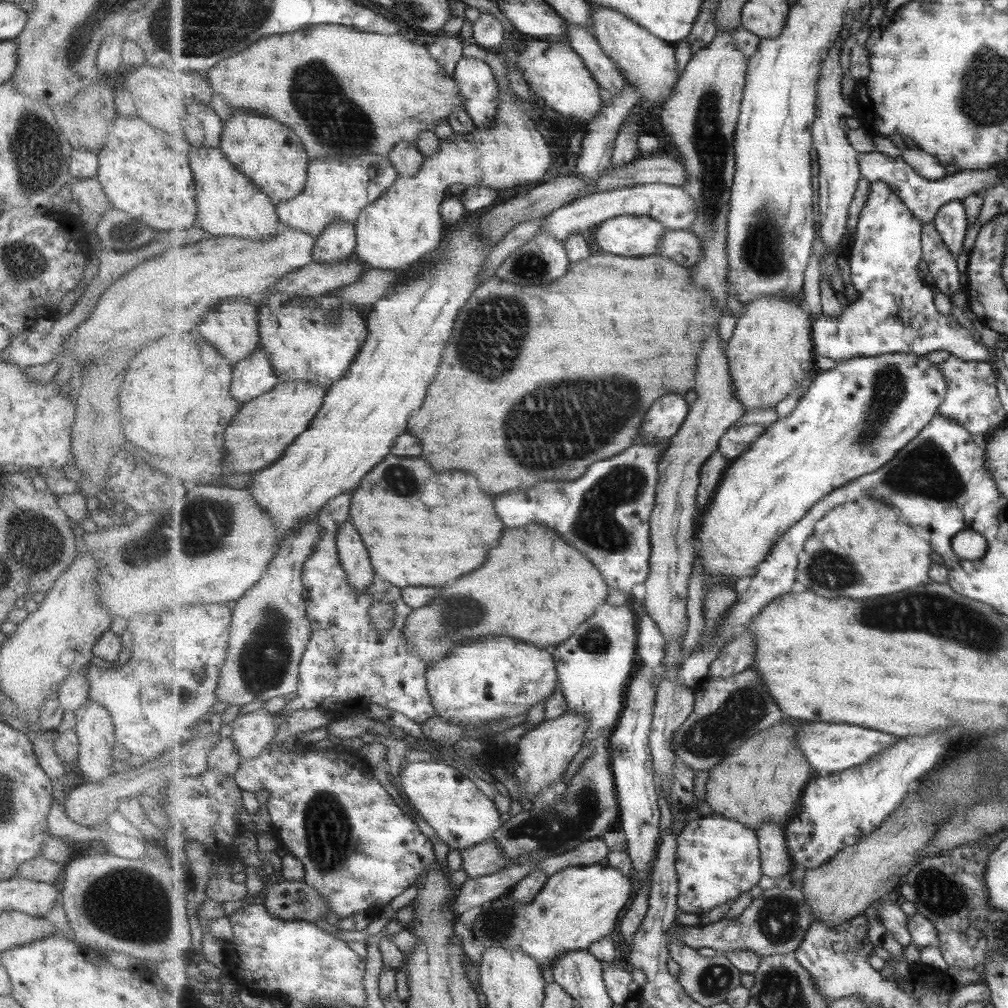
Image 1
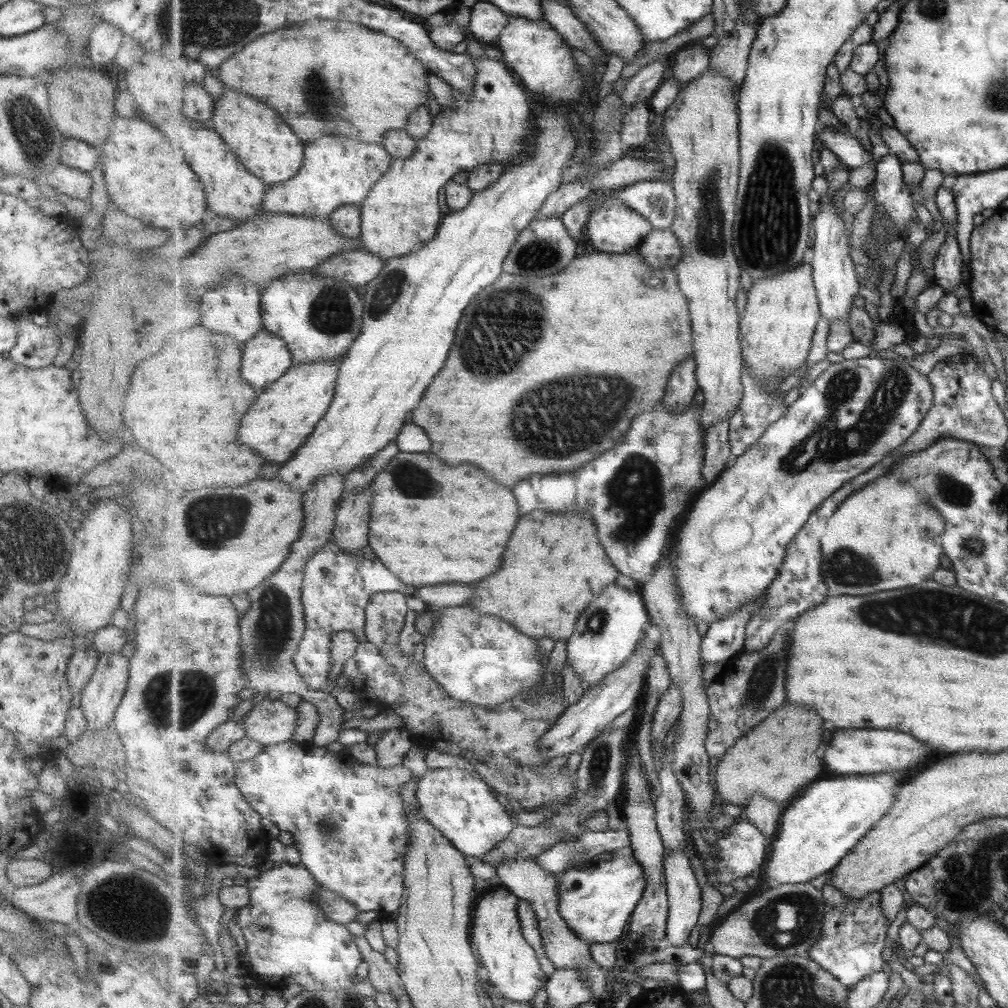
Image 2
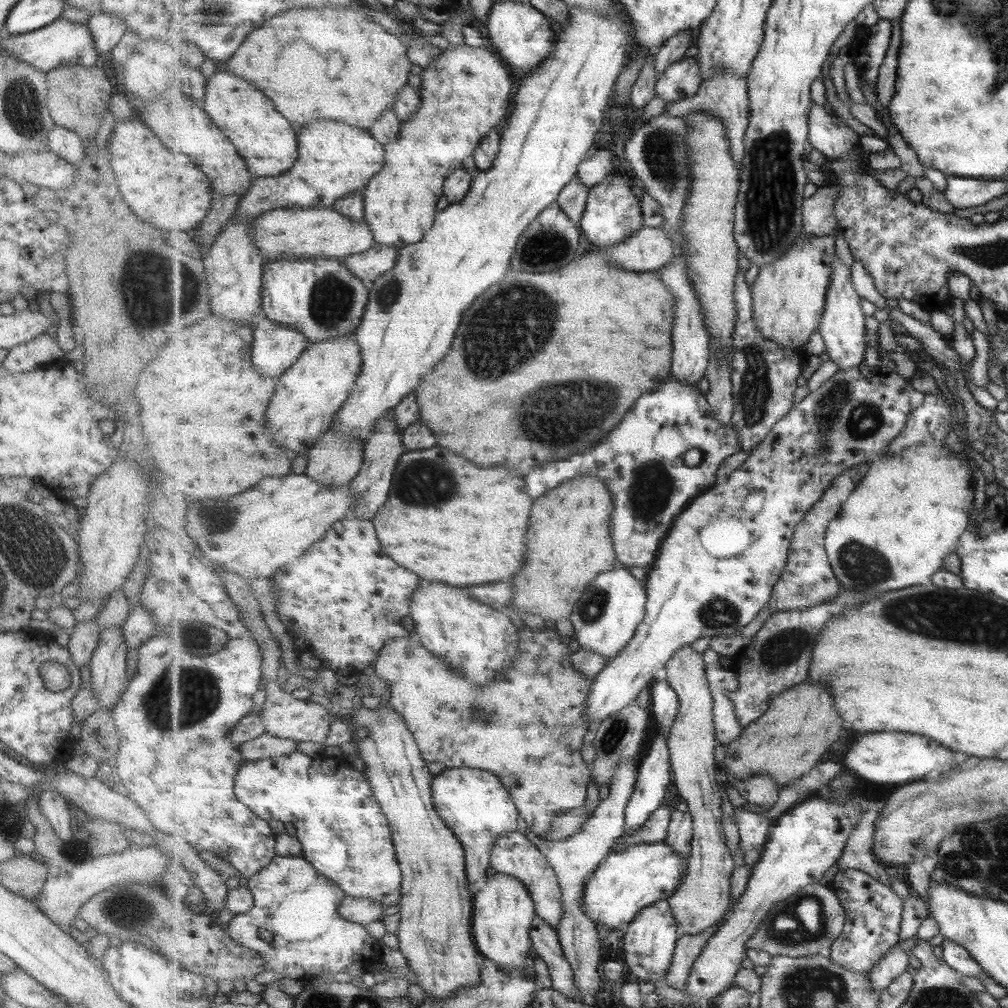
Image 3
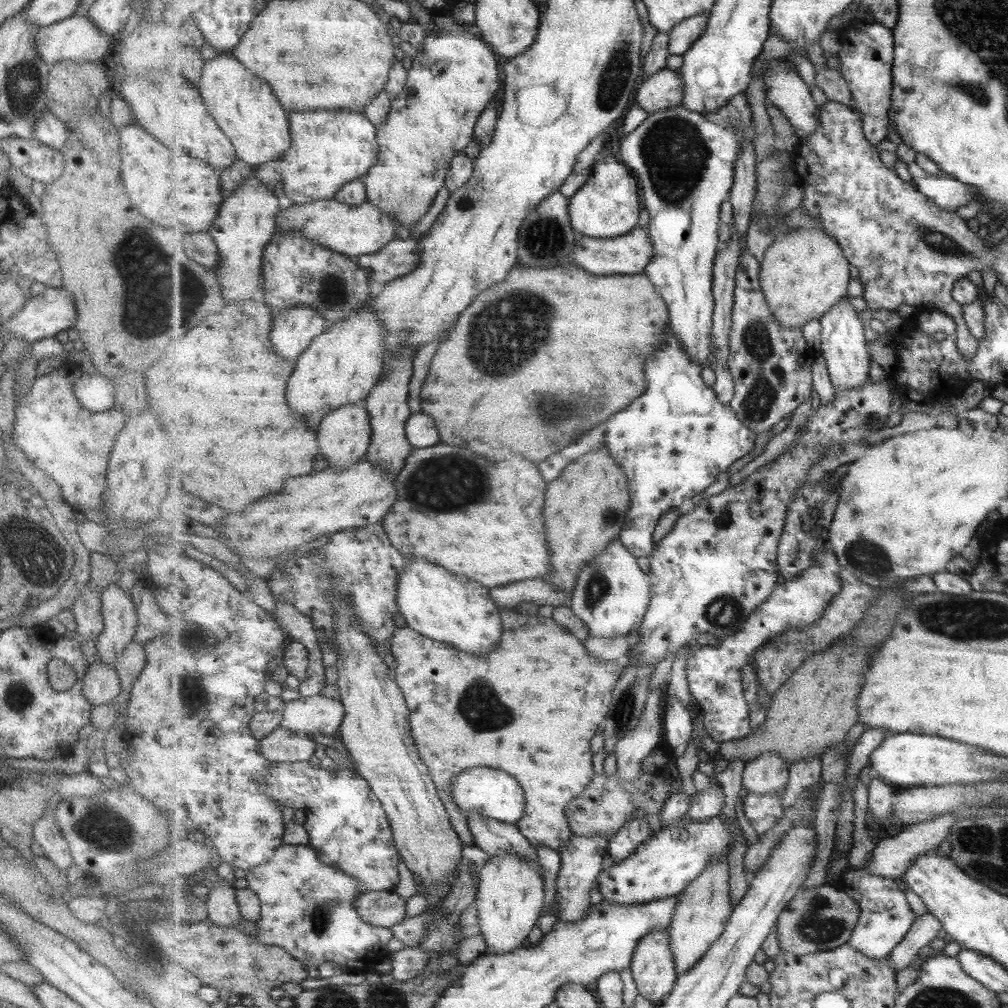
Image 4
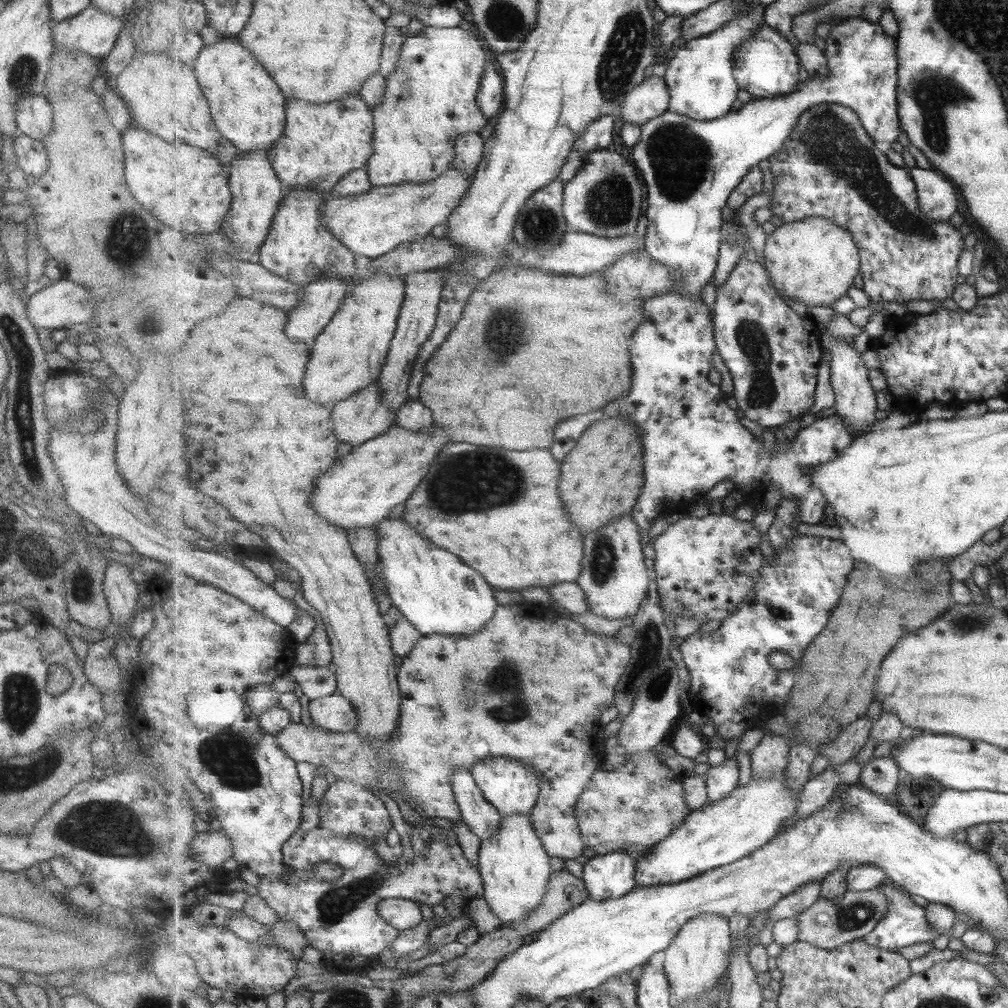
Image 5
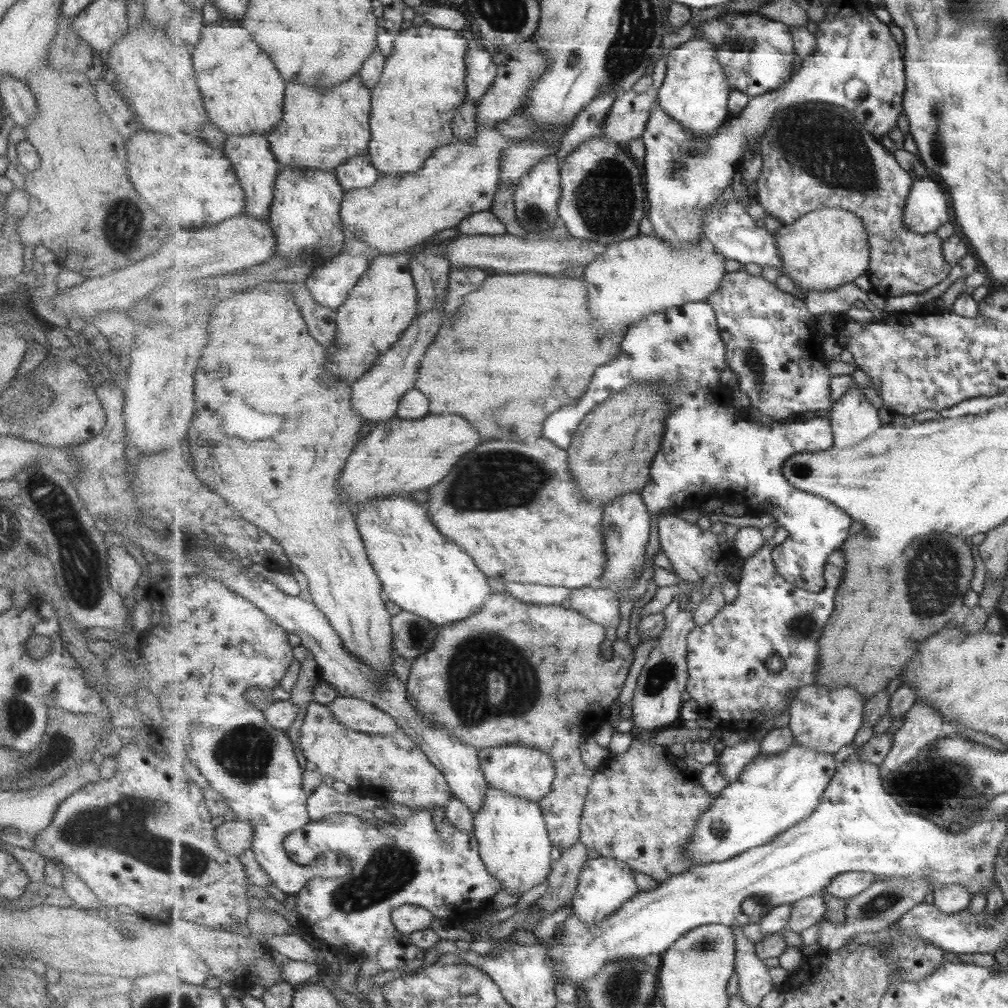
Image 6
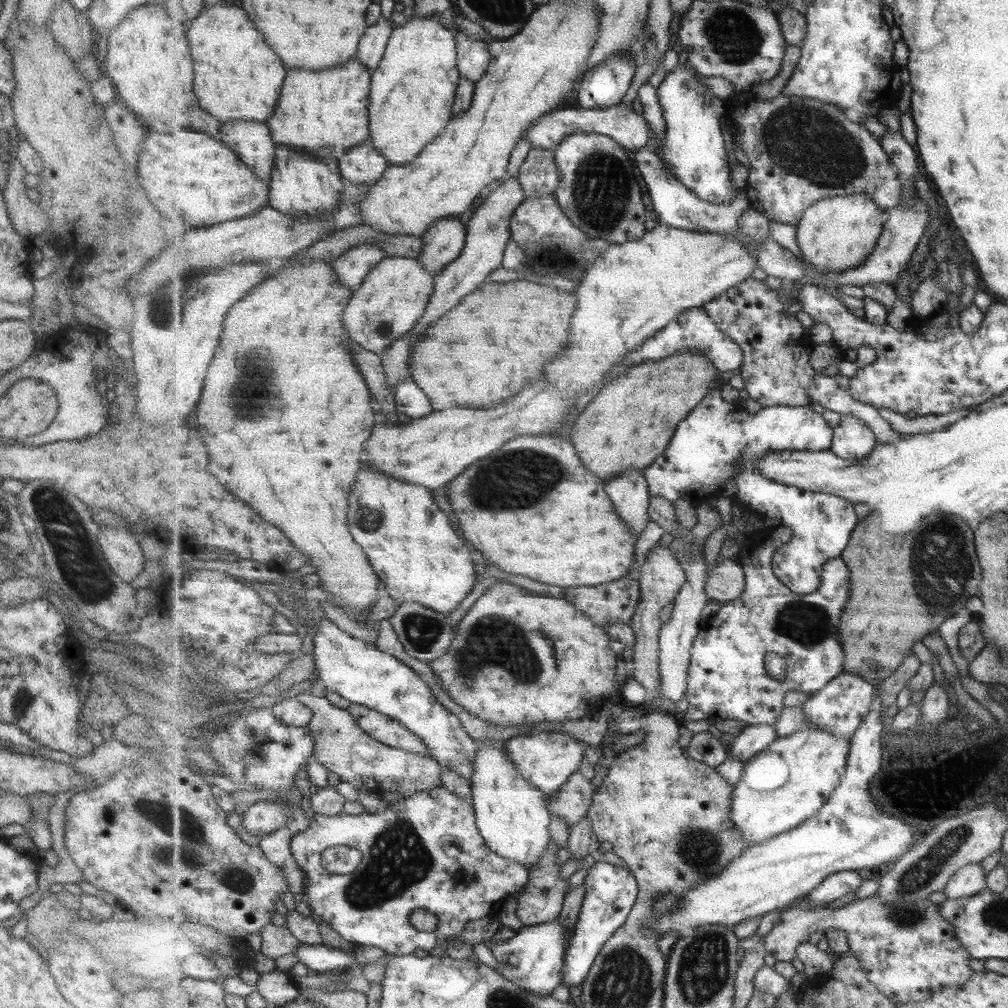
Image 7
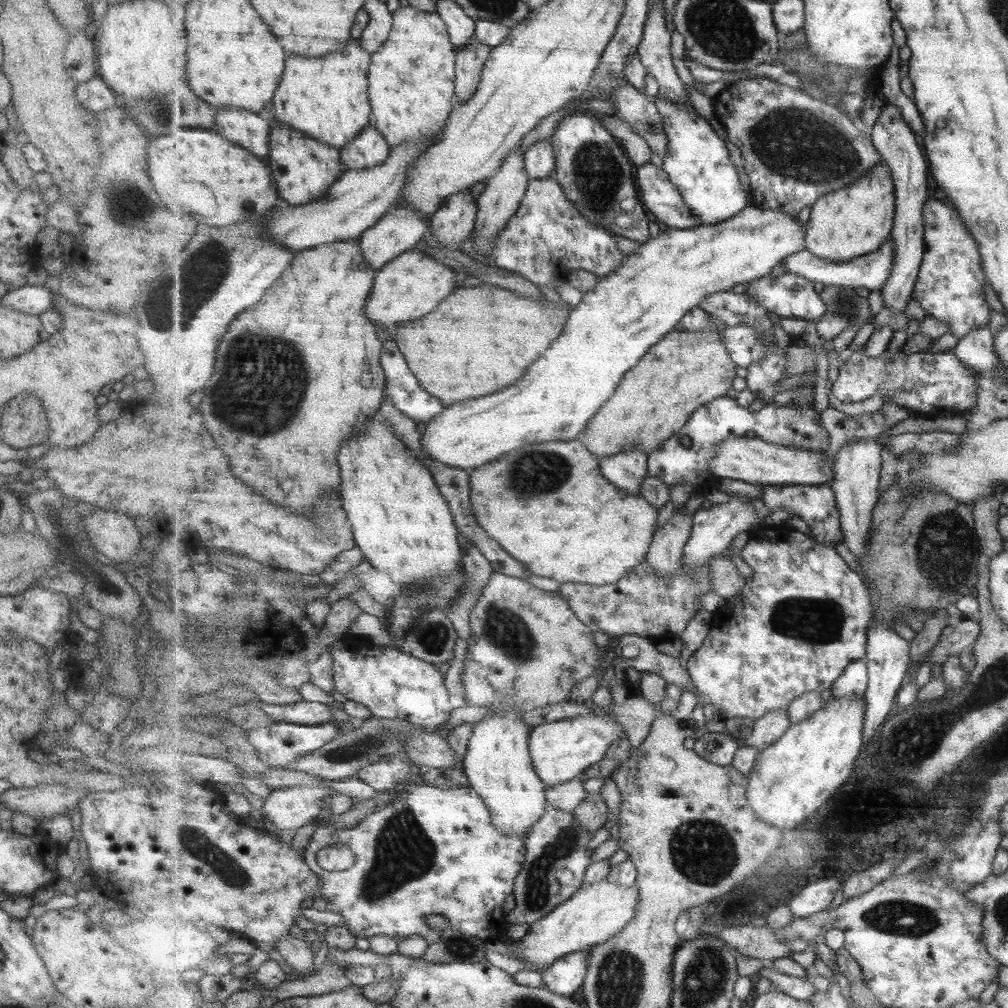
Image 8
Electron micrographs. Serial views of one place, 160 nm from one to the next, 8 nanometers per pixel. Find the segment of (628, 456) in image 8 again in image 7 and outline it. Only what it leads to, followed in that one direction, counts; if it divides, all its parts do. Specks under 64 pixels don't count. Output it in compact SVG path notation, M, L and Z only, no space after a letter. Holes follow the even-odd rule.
M625 471L606 483L606 491L622 521L636 536L640 536L651 519L652 496L645 472Z

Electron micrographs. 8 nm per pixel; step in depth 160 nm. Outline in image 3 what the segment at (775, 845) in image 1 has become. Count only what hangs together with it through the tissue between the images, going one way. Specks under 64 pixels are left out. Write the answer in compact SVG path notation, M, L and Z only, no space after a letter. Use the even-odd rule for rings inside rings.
M760 774L742 783L736 783L742 792L742 799L757 806L770 806L779 800L779 787L770 774Z

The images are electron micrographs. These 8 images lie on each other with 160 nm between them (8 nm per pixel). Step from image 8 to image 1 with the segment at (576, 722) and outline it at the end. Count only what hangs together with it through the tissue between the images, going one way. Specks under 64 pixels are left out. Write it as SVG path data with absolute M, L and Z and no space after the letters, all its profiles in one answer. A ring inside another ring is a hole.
M417 761L399 771L401 787L418 814L436 831L437 837L451 850L477 846L491 838L501 826L503 815L469 778L457 768L438 761Z

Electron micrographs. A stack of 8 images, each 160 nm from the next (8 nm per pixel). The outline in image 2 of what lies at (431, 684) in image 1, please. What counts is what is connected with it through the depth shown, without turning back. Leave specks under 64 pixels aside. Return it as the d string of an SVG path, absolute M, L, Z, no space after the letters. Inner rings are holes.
M468 604L435 610L436 627L426 637L424 666L453 700L496 708L532 690L545 676L538 641L497 616L481 614Z

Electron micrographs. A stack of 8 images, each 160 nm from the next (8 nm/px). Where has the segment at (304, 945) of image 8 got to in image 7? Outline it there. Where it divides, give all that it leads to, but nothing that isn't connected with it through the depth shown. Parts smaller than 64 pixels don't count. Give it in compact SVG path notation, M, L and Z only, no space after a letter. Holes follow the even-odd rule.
M268 924L260 930L260 936L262 937L260 952L273 960L285 955L296 955L297 948L302 943L287 924L283 926Z

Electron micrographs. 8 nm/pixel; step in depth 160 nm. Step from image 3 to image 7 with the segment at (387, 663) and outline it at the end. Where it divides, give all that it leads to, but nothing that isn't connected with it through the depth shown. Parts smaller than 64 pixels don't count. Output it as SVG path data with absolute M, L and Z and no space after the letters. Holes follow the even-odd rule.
M499 580L469 610L468 614L458 622L454 639L447 652L439 658L432 660L429 666L436 675L438 682L441 682L441 688L448 694L451 700L484 722L491 722L497 726L516 726L520 730L524 730L524 728L534 728L534 726L538 726L542 722L581 720L601 712L603 704L621 691L623 680L617 679L618 654L613 652L613 648L611 648L609 630L599 626L589 616L585 616L581 610L573 603L567 601L567 599L547 597L547 594L531 592L521 586ZM310 692L299 693L294 697L312 710L307 727L315 741L313 756L328 771L338 774L343 782L349 782L355 788L364 786L378 795L382 792L400 792L404 798L411 798L423 790L444 786L441 774L435 770L431 759L402 748L382 746L379 741L364 732L357 724L357 719L351 716L347 709L339 708L327 698L314 696ZM580 771L574 772L561 789L548 797L551 815L559 816L569 828L579 825L588 816L595 793L591 779L585 778Z

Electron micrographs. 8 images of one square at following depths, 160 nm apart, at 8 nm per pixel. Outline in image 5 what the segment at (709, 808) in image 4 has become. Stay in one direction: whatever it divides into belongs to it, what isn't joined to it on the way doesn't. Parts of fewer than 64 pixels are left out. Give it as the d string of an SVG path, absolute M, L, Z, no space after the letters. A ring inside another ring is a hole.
M727 758L720 765L709 767L705 777L708 803L728 798L739 786L737 761Z

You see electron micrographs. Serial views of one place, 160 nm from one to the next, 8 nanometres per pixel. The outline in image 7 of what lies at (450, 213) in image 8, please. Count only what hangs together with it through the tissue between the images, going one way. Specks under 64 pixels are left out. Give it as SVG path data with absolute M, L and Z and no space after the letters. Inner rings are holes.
M444 218L435 222L422 237L424 245L417 259L427 272L439 274L461 256L466 238L466 226L458 218Z

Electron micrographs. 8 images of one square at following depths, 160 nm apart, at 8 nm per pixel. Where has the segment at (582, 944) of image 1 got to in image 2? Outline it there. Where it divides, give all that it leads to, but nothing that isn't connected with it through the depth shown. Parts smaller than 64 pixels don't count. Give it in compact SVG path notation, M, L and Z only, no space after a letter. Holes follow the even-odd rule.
M618 852L613 858L597 862L589 868L571 868L559 880L561 916L581 940L586 943L613 943L632 920L636 906L647 890L647 879L641 863L628 852Z

